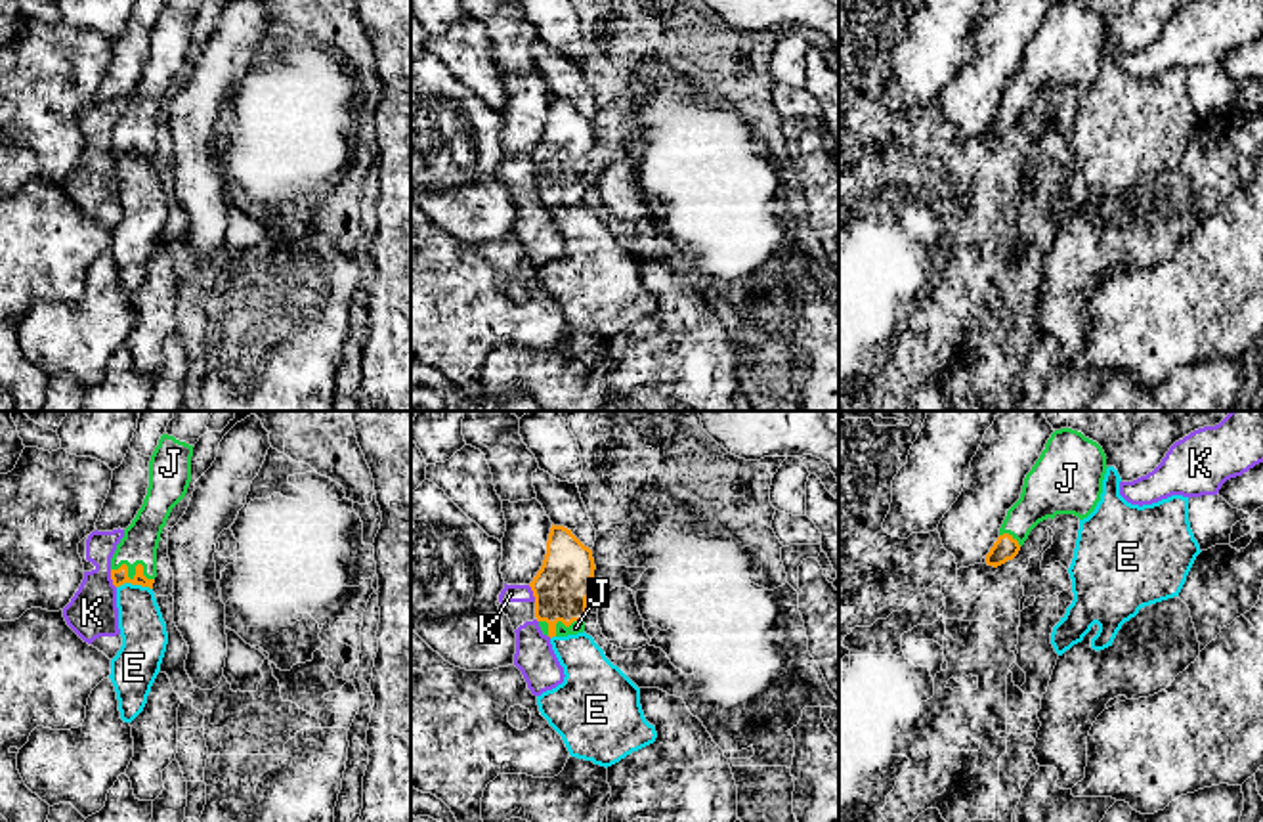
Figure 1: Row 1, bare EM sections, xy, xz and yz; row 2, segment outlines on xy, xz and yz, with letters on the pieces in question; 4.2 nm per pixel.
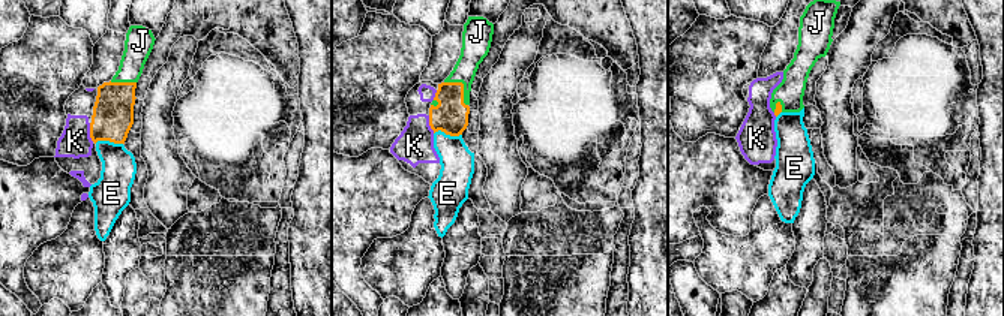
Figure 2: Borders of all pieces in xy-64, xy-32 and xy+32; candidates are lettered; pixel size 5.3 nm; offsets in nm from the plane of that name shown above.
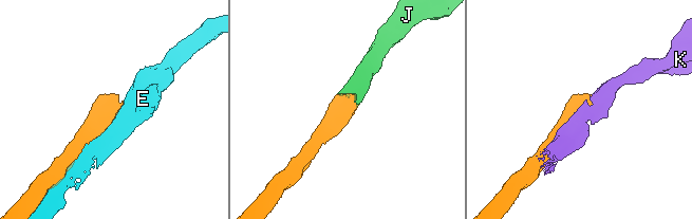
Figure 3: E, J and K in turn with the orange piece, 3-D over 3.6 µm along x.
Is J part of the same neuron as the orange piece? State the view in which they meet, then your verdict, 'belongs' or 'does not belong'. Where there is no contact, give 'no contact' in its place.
xy | belongs

